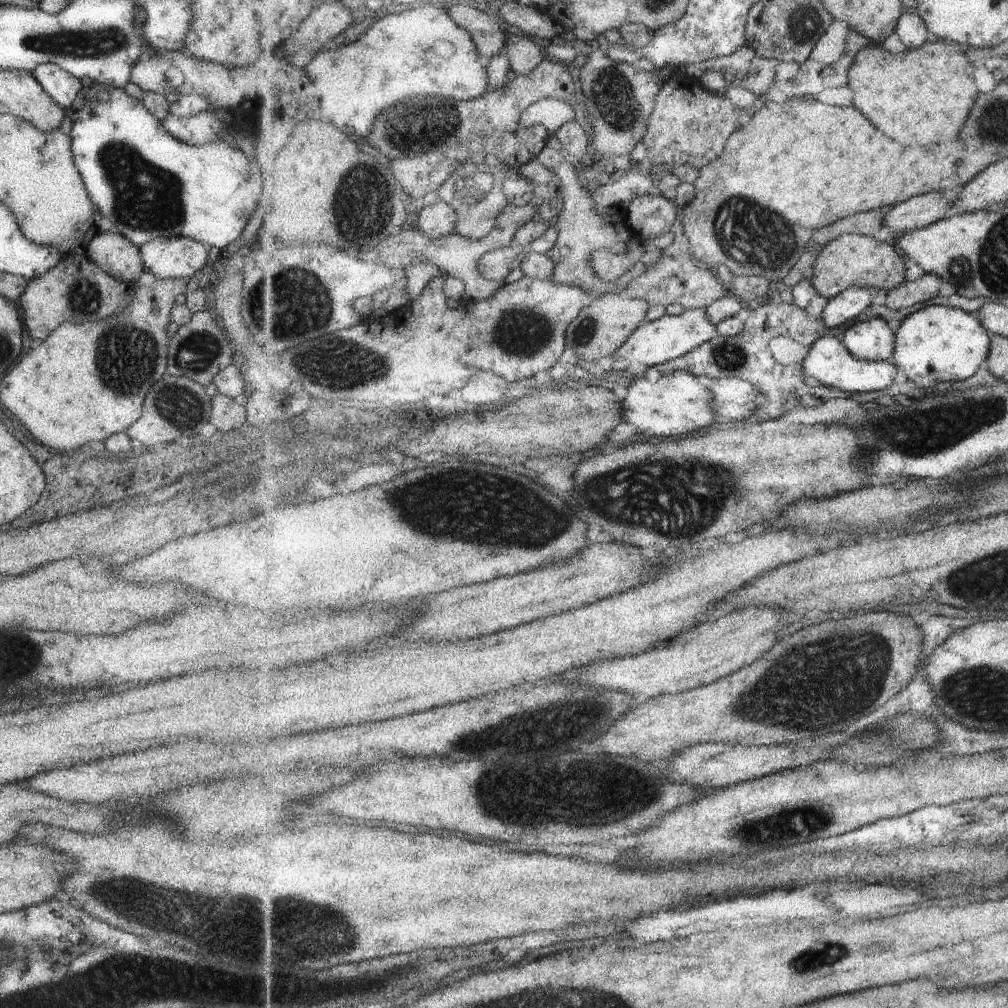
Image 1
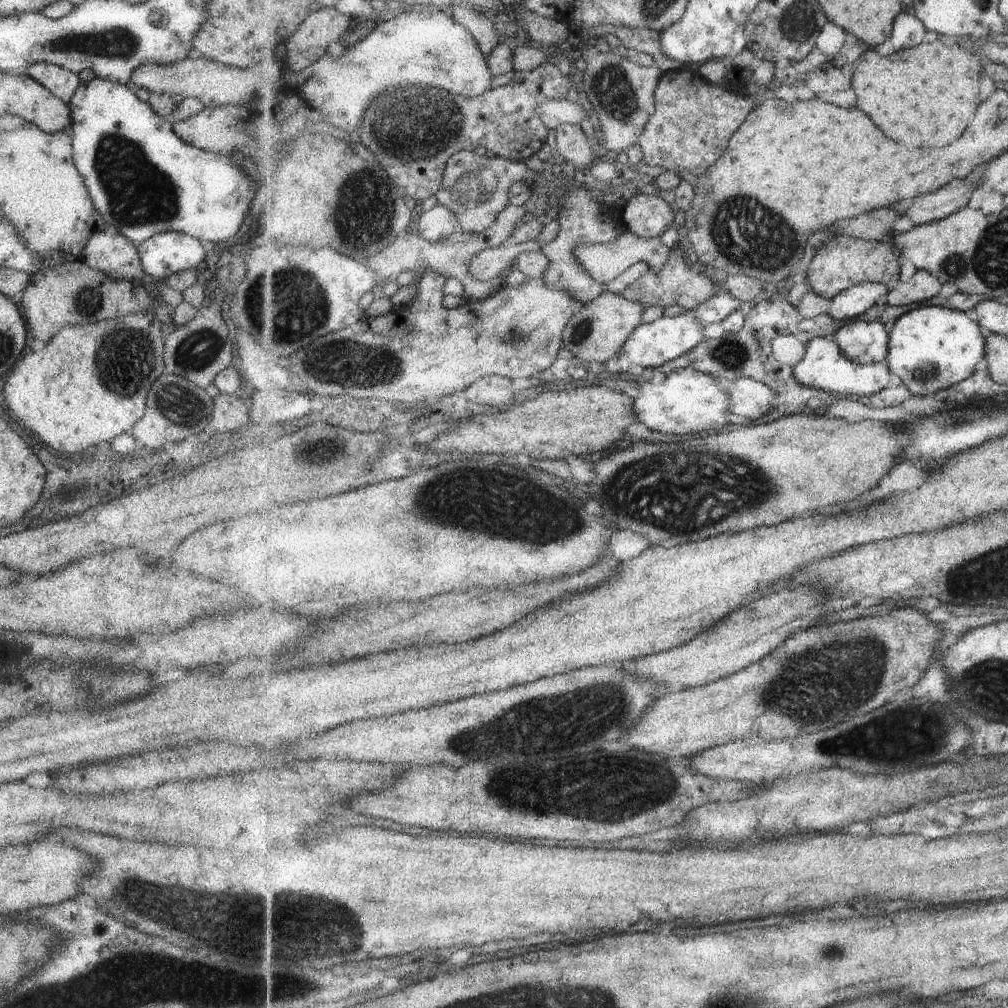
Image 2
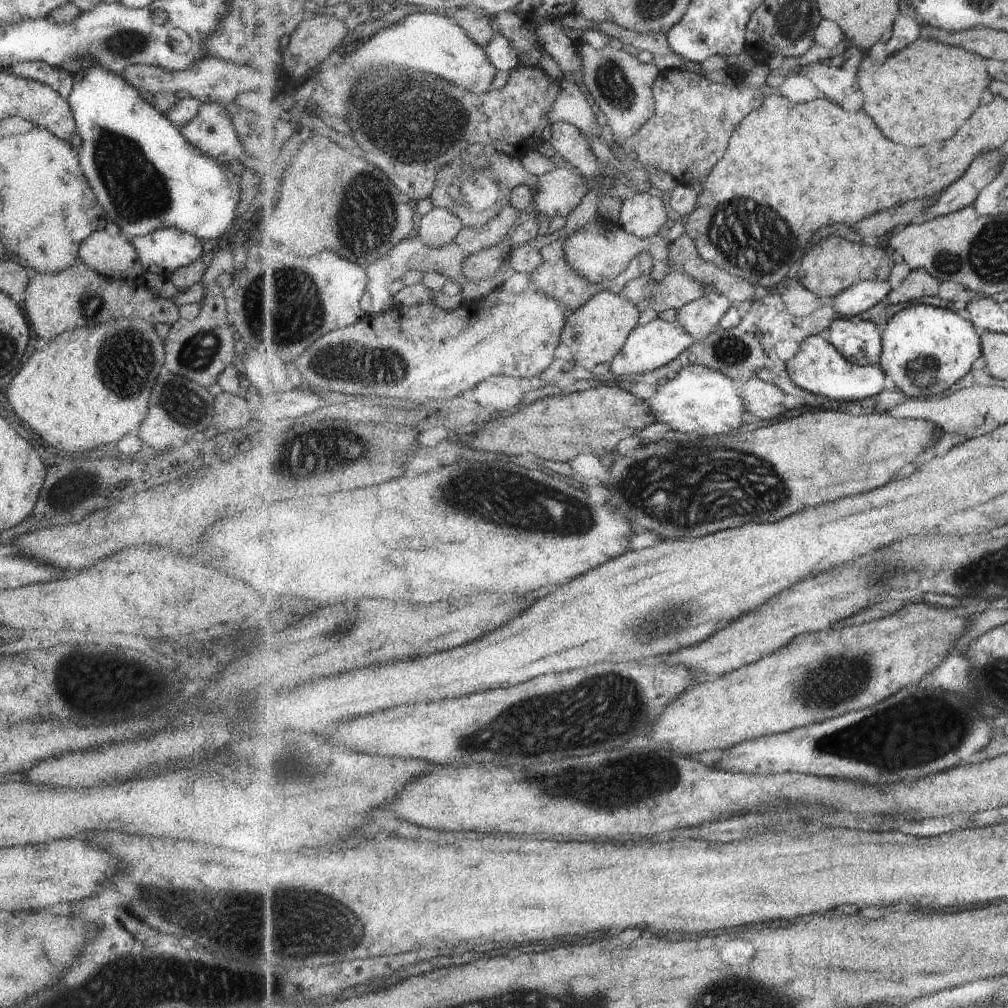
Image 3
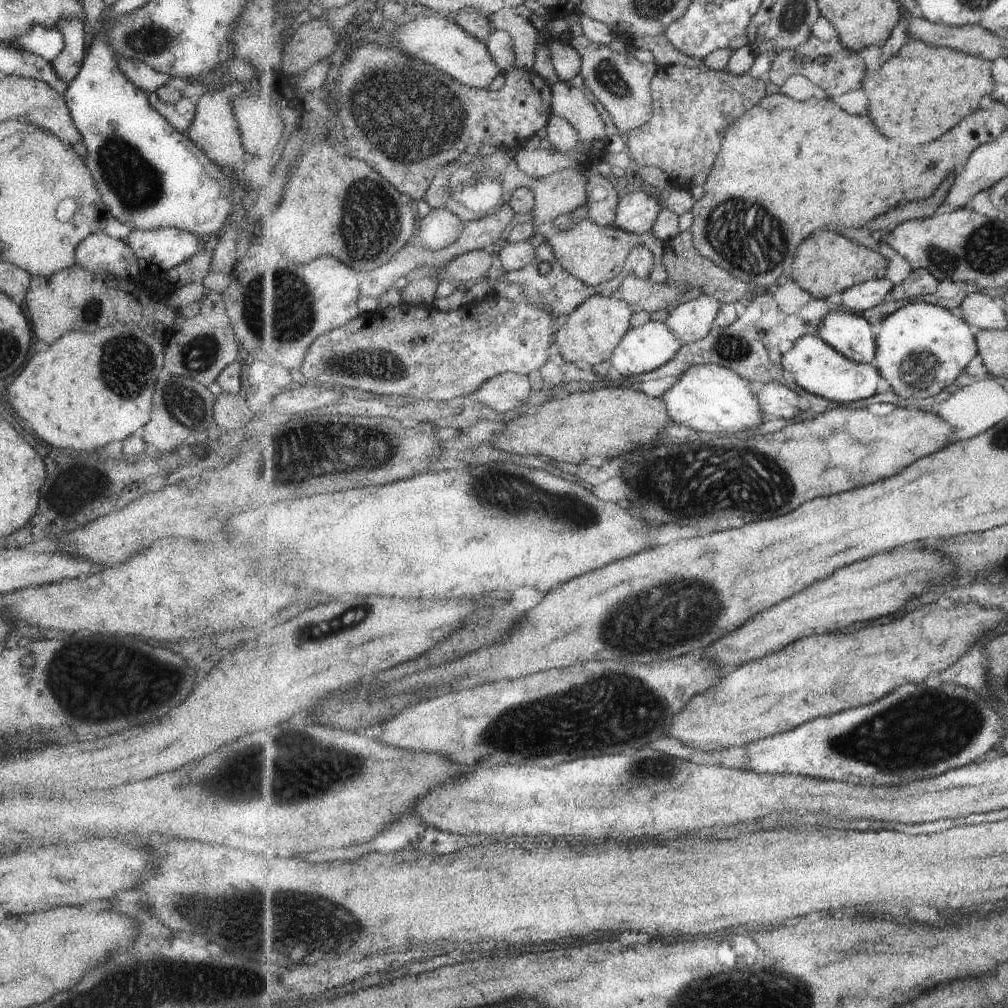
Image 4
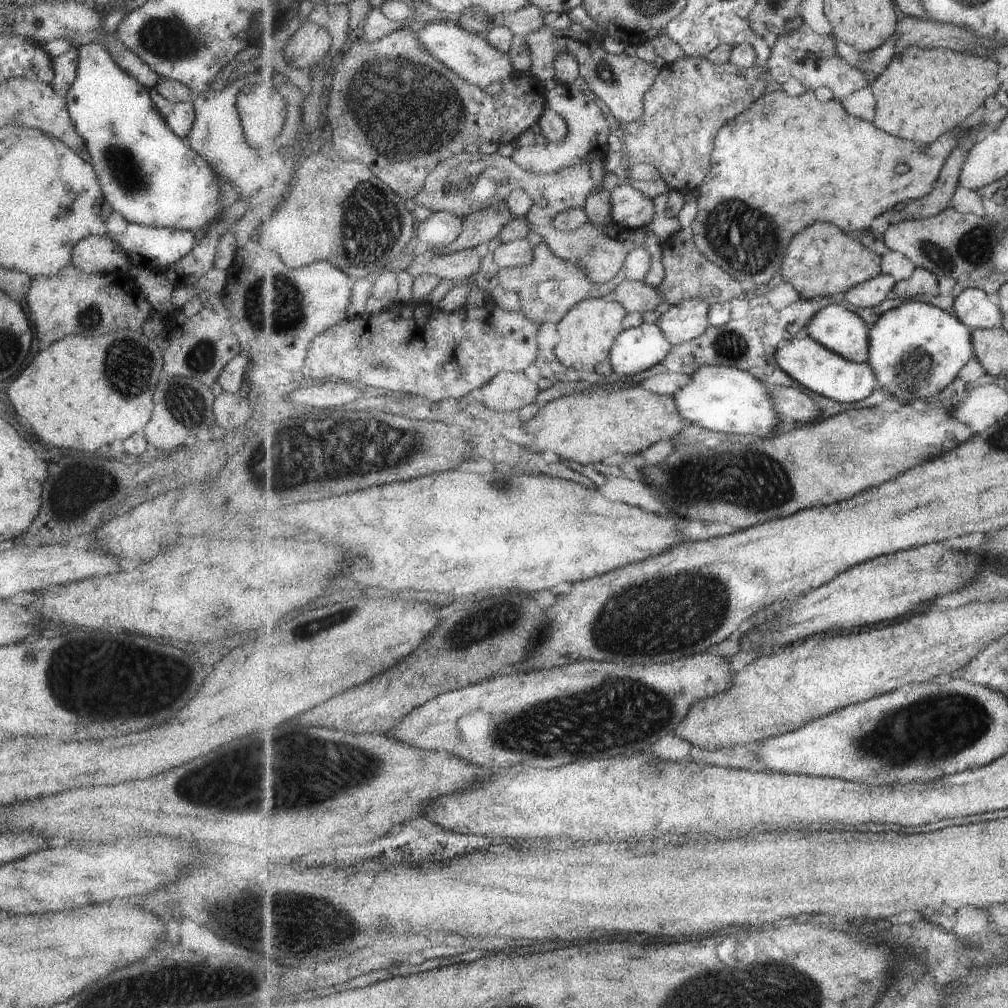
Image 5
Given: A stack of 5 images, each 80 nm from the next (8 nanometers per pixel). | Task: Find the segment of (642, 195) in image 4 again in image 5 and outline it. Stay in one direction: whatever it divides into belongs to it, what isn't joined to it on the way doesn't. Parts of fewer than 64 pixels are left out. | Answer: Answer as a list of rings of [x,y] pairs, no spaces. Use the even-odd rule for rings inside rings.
[[[629,180],[610,192],[610,205],[613,224],[629,230],[649,227],[656,215],[652,199],[635,189]]]

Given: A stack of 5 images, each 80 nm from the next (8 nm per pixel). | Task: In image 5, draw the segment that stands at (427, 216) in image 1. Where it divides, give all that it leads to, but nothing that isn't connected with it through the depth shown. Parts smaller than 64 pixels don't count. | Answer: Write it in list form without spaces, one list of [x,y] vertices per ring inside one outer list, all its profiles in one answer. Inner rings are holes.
[[[439,211],[418,223],[417,238],[432,250],[443,250],[452,245],[464,231],[464,219],[453,213]]]

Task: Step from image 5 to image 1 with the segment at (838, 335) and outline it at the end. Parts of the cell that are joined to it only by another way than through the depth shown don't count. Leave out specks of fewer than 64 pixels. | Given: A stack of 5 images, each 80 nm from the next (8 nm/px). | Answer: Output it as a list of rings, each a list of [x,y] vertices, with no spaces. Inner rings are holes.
[[[883,319],[850,326],[841,338],[854,357],[868,361],[891,361],[895,350],[895,327]]]

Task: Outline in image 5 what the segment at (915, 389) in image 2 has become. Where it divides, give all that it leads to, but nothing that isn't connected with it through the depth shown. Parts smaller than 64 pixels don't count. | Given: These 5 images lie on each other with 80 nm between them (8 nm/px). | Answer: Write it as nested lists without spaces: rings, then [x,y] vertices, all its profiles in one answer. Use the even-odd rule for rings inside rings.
[[[903,301],[899,309],[887,311],[869,331],[869,360],[879,388],[892,394],[899,402],[934,400],[940,392],[951,386],[961,369],[973,358],[972,327],[963,324],[955,315],[925,302]]]

